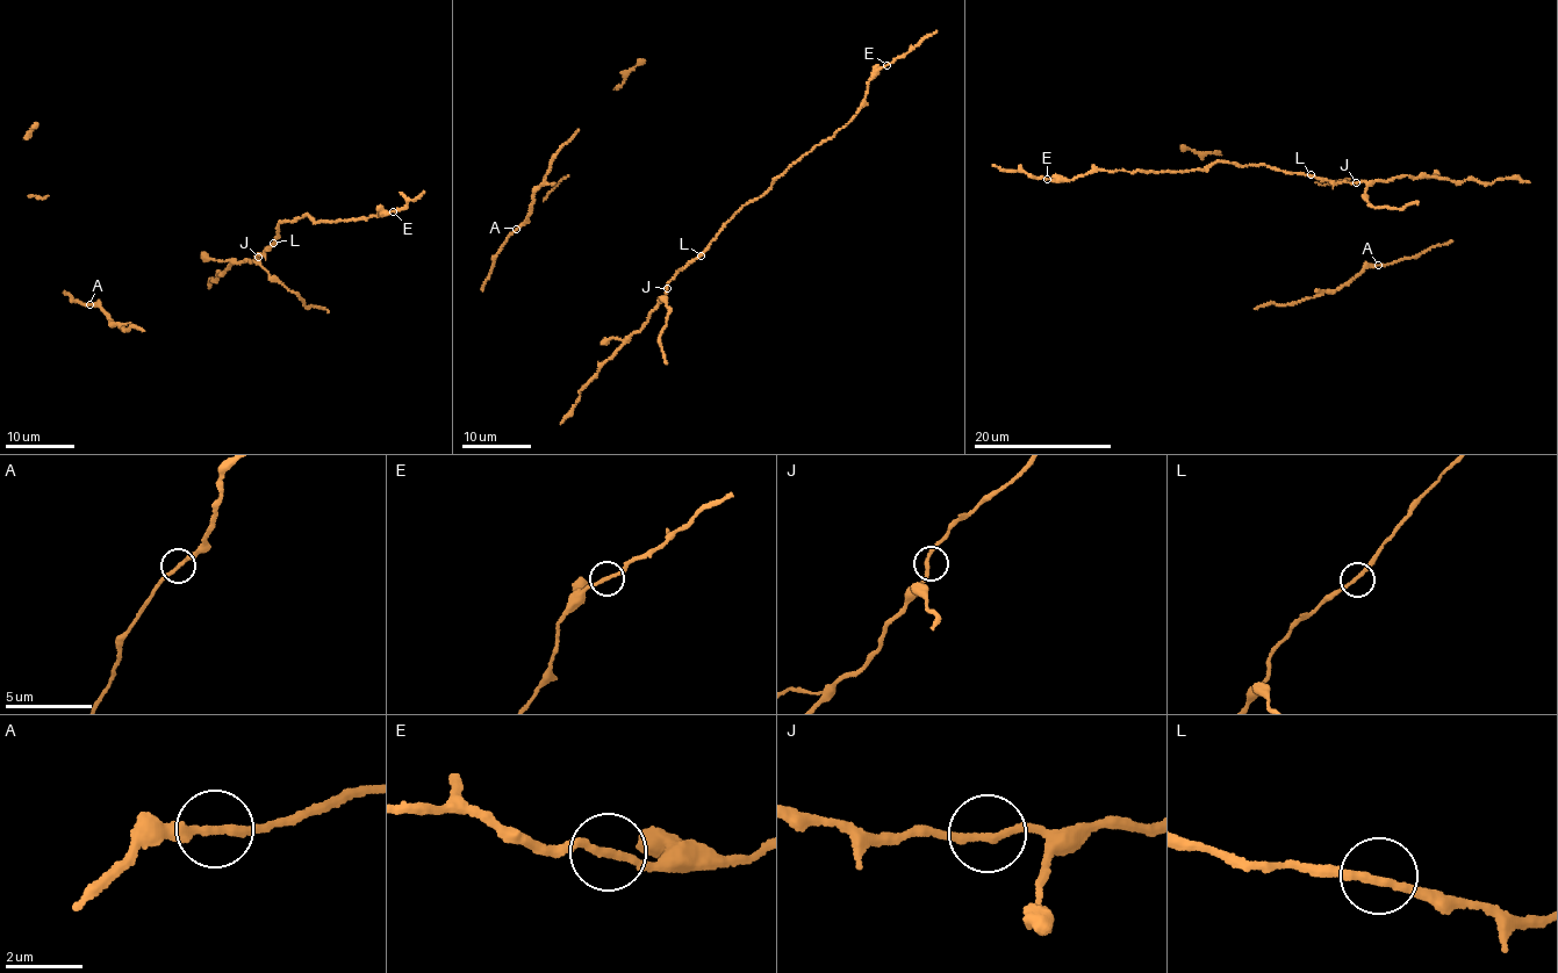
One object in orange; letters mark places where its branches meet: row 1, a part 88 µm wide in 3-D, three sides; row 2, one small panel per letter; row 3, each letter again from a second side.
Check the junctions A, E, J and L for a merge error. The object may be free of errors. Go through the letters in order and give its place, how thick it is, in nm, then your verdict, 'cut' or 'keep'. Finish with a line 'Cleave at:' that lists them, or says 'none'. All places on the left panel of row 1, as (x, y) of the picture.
A: (90, 304) | 190 nm | keep
E: (393, 211) | 190 nm | keep
J: (258, 257) | 190 nm | keep
L: (273, 243) | 200 nm | keep
Cleave at: none

